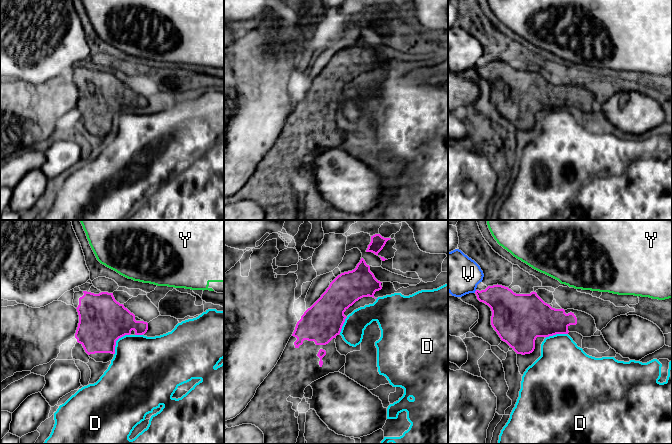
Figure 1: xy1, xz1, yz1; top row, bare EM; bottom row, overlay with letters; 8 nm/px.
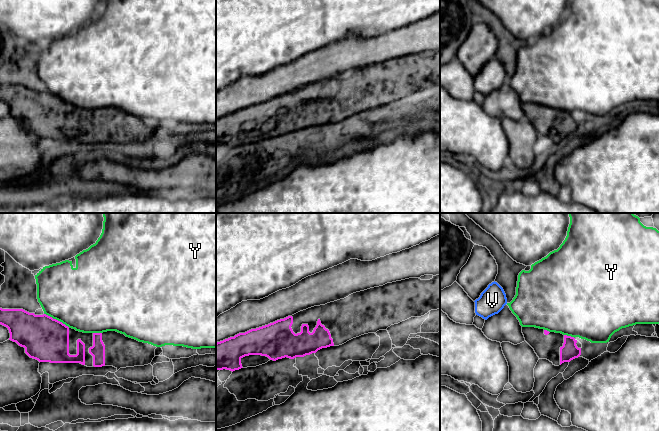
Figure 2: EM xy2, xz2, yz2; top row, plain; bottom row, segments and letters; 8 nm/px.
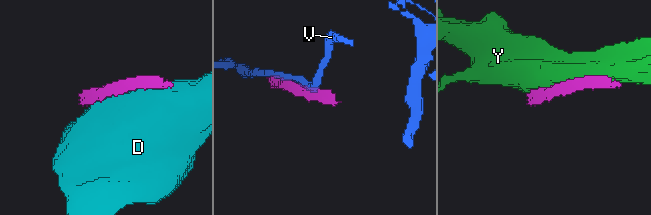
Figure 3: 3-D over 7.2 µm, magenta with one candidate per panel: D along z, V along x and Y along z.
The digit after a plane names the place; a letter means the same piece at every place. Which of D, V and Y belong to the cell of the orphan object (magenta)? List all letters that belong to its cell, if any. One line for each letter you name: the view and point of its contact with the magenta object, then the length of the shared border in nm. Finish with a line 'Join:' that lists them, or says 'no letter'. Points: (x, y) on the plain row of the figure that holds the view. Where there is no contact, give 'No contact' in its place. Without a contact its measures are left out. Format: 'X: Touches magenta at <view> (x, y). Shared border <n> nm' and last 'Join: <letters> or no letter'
Join: no letter

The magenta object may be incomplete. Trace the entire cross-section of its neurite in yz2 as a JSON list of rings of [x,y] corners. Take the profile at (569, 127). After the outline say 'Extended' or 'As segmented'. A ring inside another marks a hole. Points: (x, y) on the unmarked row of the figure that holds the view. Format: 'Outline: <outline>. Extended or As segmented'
Outline: [[[522,103],[522,109],[539,135],[547,135],[555,142],[581,131],[581,124],[577,123],[574,113],[535,103]]]. Extended

